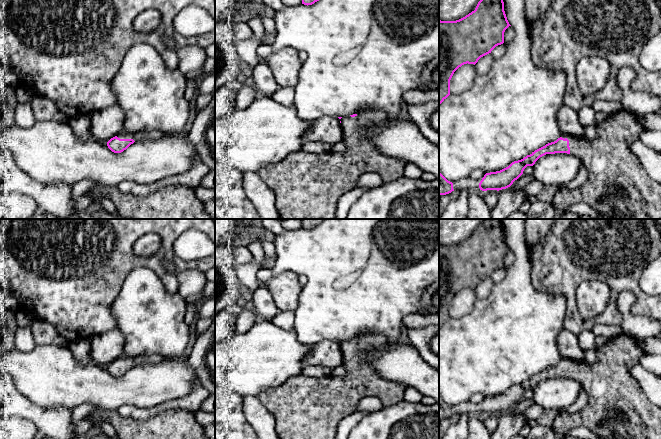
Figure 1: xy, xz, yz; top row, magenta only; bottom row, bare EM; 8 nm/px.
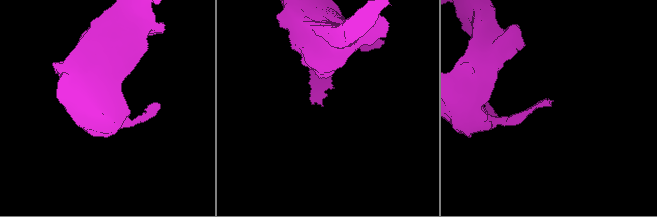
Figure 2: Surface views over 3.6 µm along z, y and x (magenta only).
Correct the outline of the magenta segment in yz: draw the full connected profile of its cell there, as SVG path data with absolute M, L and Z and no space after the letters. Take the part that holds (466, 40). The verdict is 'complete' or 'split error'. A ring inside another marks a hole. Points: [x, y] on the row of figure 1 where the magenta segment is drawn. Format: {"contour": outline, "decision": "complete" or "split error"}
{"contour": "M480 0L474 11L456 21L439 19L439 106L450 95L450 80L454 72L464 64L475 65L481 57L503 44L504 32L509 26L503 0Z", "decision": "complete"}

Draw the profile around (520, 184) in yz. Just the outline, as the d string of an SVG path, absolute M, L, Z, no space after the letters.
M522 174L517 180L513 182L510 188L514 190L522 190L525 191L525 188L528 183L532 182L534 179L533 175L525 175Z

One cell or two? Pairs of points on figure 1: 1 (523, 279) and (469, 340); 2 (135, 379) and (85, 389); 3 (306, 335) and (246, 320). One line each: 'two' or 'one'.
1: one
2: one
3: two

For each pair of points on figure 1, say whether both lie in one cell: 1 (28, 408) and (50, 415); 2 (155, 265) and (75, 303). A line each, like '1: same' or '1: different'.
1: same
2: same

